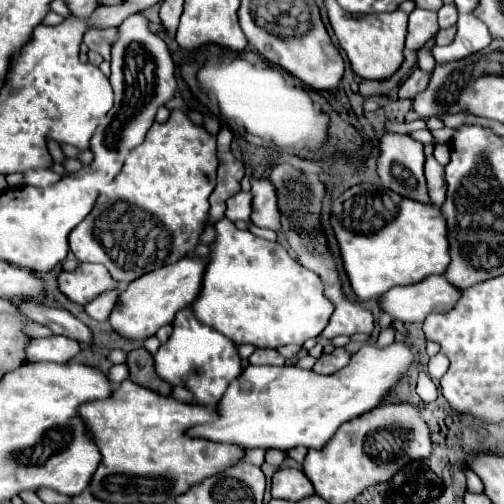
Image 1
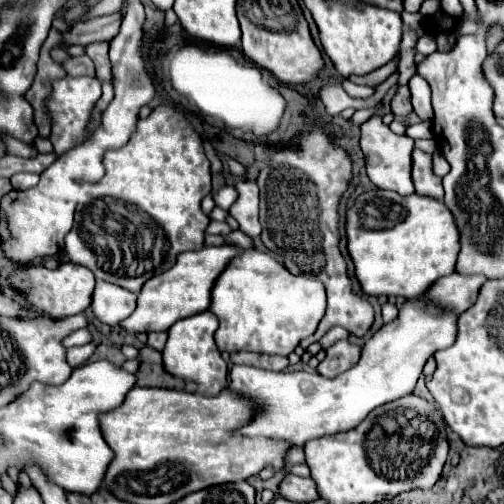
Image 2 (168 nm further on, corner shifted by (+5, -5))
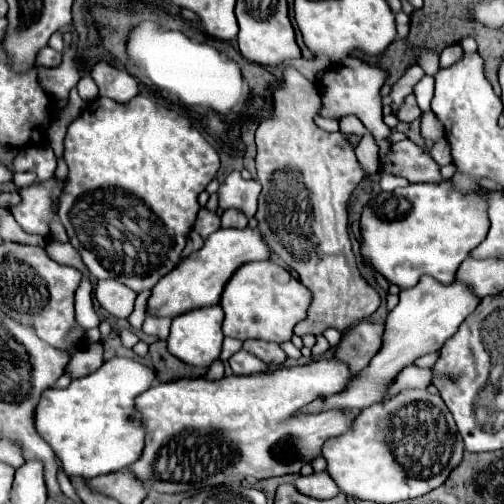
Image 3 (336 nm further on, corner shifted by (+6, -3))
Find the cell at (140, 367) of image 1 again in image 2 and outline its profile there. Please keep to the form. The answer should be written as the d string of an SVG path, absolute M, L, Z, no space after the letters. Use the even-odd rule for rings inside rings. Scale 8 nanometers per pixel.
M144 346L140 350L140 368L136 372L136 384L138 386L152 386L152 388L176 388L182 390L184 388L184 380L176 380L174 386L174 376L170 376L164 368L162 368L162 356L158 350Z

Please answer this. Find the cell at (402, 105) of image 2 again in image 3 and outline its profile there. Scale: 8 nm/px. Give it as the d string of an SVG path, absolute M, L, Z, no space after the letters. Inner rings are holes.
M411 94L411 96L405 98L403 106L399 108L397 118L399 118L401 122L413 122L413 120L417 120L419 116L421 116L421 110L419 110L419 106L417 106L417 102L415 102L415 96Z

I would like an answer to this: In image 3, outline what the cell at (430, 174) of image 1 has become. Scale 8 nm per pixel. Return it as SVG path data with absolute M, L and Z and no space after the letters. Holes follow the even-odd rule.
M411 140L395 142L391 146L391 152L387 152L385 156L379 156L379 166L387 174L389 174L389 162L391 162L391 172L395 176L403 176L413 184L443 180L439 174L437 162Z

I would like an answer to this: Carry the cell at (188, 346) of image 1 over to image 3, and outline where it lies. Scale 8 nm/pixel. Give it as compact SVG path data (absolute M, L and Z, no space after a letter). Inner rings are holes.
M205 306L205 308L189 310L181 316L175 316L173 324L171 324L171 334L167 338L169 352L191 366L209 368L221 354L221 344L223 344L221 322L223 322L223 308L221 306Z

